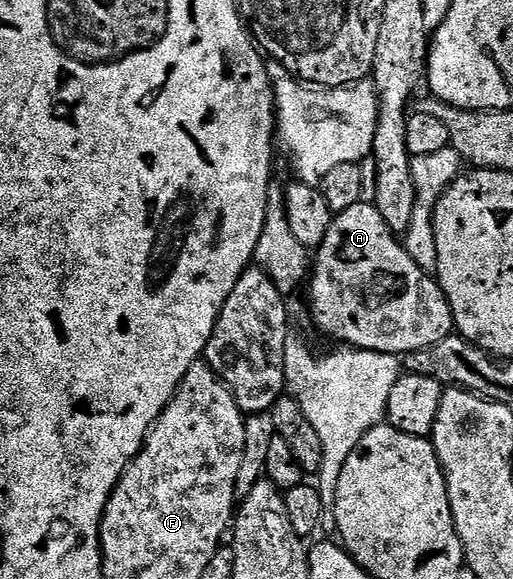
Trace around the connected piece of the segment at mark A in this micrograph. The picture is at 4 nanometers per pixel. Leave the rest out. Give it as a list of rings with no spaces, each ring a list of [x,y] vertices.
[[[361,202],[342,210],[332,217],[330,230],[315,249],[310,264],[308,288],[308,312],[316,328],[340,346],[361,348],[364,352],[383,352],[385,356],[400,356],[432,348],[447,336],[453,335],[452,311],[439,283],[431,275],[425,275],[404,249],[403,243],[389,231],[378,214],[376,205]]]

